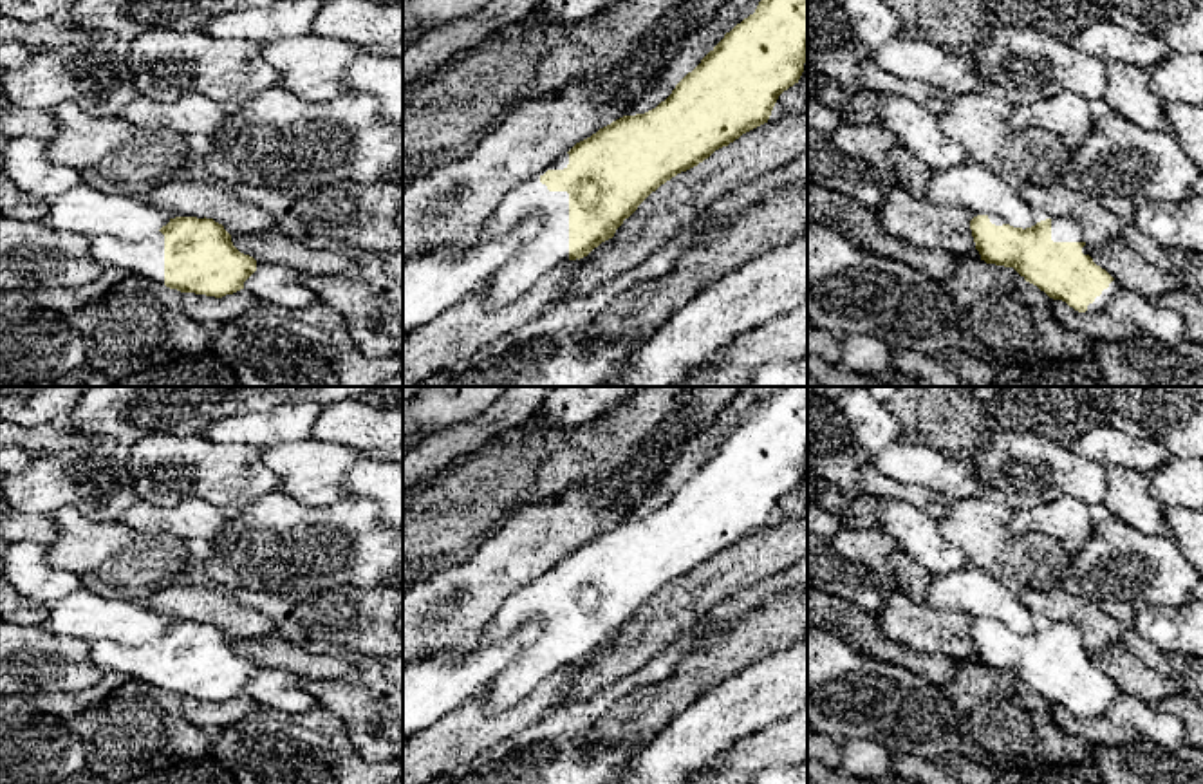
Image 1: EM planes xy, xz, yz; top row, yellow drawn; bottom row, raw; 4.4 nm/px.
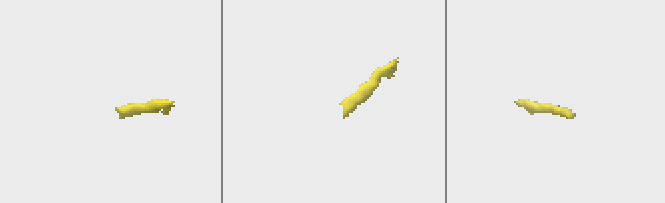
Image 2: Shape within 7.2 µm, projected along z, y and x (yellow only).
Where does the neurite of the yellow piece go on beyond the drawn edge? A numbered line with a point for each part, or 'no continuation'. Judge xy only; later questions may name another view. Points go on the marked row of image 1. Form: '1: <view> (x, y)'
1: xy (145, 257)

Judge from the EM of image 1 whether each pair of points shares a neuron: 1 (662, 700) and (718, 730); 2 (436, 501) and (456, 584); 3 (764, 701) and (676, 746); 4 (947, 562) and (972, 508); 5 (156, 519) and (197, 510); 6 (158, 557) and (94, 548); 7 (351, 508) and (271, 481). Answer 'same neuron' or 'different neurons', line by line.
1: different neurons
2: different neurons
3: same neuron
4: different neurons
5: same neuron
6: same neuron
7: different neurons

